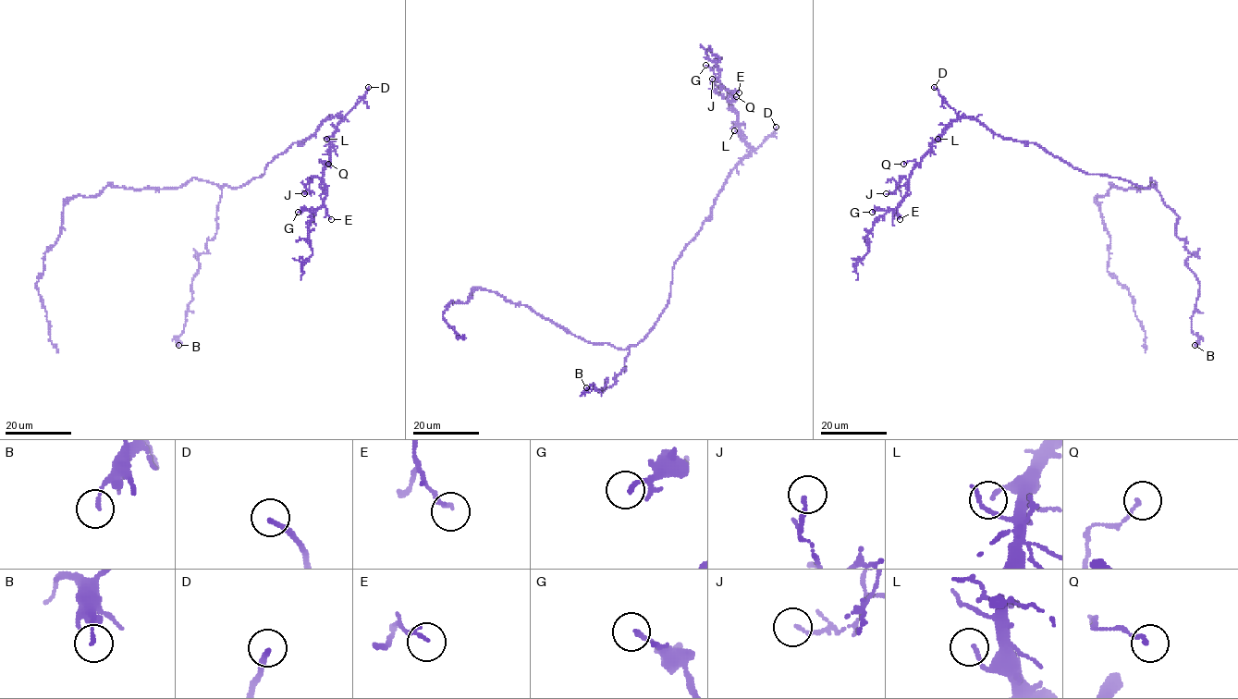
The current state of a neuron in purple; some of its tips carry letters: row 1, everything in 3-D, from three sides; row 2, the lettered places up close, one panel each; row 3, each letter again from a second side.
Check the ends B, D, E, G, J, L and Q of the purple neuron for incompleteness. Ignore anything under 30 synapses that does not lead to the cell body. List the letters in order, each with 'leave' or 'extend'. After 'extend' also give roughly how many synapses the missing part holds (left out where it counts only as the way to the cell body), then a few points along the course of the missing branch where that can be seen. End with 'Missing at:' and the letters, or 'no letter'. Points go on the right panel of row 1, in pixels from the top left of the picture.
B: leave
D: extend
E: leave
G: leave
J: leave
L: leave
Q: leave
Missing at: D

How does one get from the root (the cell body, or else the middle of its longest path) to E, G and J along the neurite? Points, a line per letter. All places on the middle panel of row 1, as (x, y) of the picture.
E: (664, 310), (674, 263), (711, 214), (728, 175), (751, 153), (730, 104), (733, 91), (739, 92)
G: (664, 310), (674, 263), (711, 214), (728, 175), (751, 153), (730, 104), (733, 96), (705, 65)
J: (664, 310), (674, 263), (711, 214), (728, 175), (751, 153), (741, 132), (737, 112), (713, 88), (712, 79)

